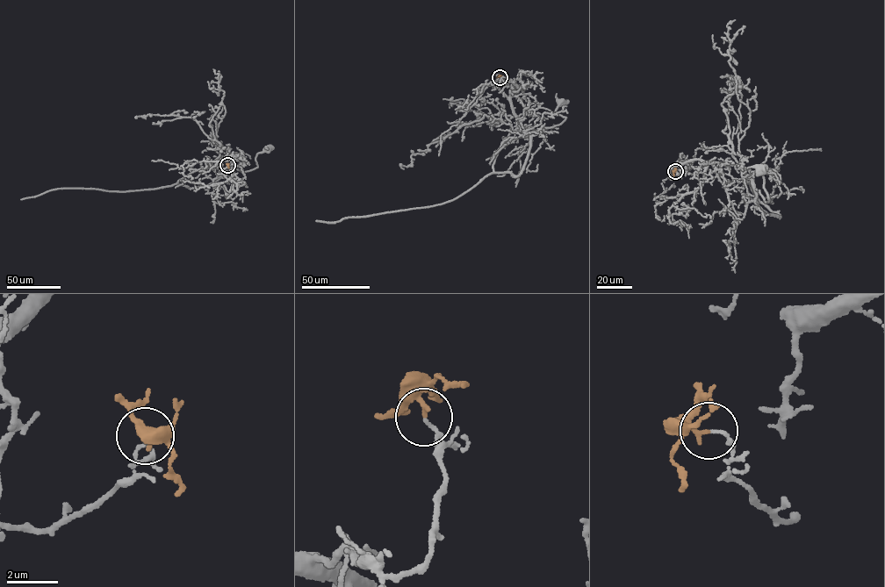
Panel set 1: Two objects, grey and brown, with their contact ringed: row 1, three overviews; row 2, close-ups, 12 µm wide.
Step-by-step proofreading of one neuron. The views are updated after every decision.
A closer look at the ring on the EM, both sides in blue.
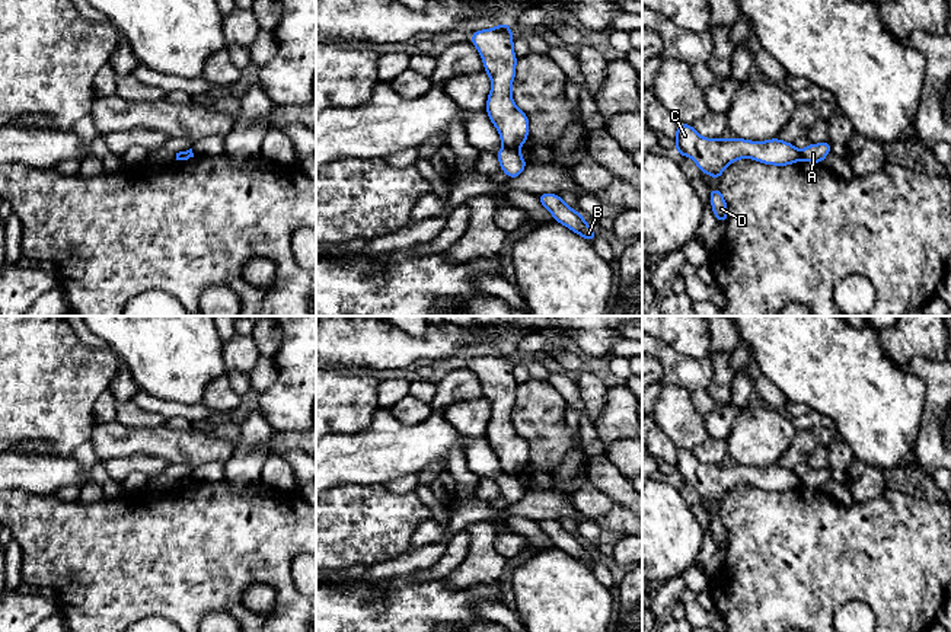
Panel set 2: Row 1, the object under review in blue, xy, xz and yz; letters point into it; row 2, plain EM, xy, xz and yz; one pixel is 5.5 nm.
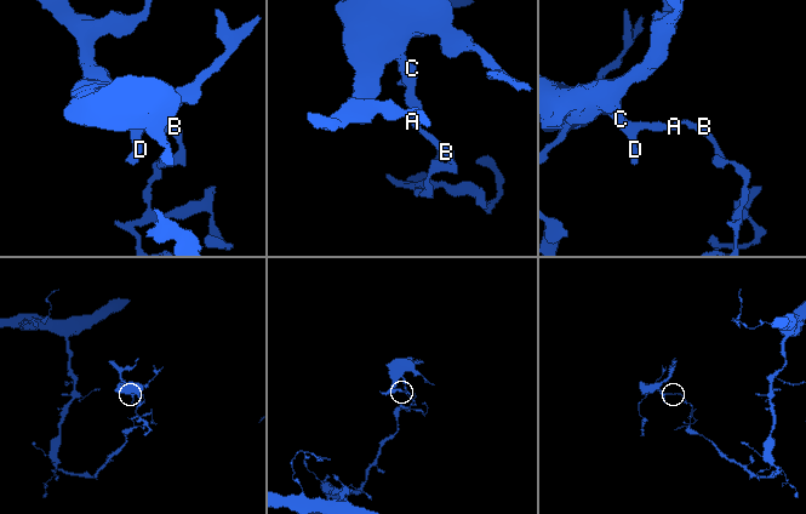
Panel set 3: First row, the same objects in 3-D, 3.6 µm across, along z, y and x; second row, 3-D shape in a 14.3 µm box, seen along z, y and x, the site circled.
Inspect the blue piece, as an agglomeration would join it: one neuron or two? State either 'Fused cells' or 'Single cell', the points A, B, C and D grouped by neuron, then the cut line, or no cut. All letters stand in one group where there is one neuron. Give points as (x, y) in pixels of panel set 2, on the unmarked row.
Fused cells. Groups: A B / C D. Split along xz (504, 472), (517, 475)

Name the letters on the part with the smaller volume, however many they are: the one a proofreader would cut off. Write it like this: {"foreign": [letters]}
{"foreign": ["C", "D"]}

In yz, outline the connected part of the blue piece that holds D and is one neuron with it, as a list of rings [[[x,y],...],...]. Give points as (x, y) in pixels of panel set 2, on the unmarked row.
[[[709,514],[709,524],[711,524],[711,532],[715,540],[715,546],[728,549],[727,529],[722,523],[721,514],[719,516]]]

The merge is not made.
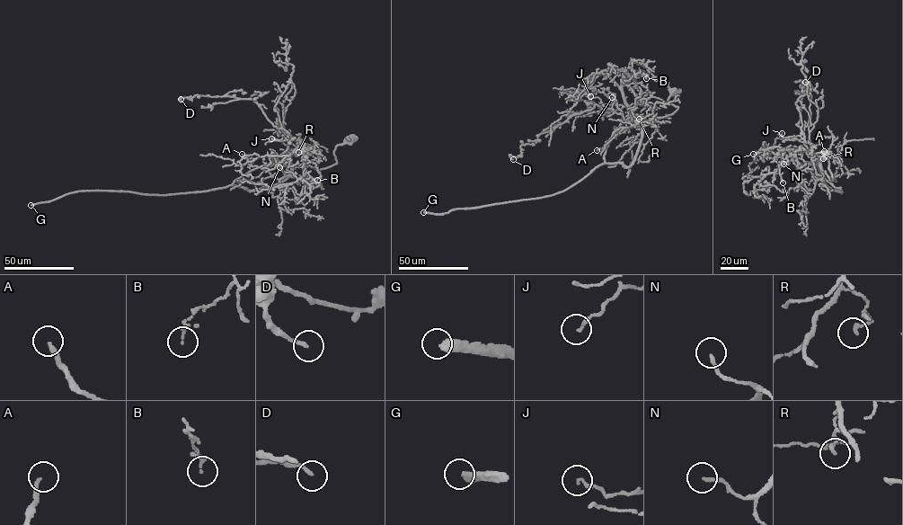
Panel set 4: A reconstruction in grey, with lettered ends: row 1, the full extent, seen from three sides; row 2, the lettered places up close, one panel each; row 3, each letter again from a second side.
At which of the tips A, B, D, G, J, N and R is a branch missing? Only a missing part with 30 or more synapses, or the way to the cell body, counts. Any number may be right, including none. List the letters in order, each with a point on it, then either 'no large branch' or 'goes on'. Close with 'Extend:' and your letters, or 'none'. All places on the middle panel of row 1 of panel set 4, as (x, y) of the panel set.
A: (597, 150) | goes on
B: (646, 78) | no large branch
D: (513, 159) | no large branch
G: (423, 212) | goes on
J: (590, 96) | no large branch
N: (612, 97) | no large branch
R: (639, 119) | no large branch
Extend: A, G

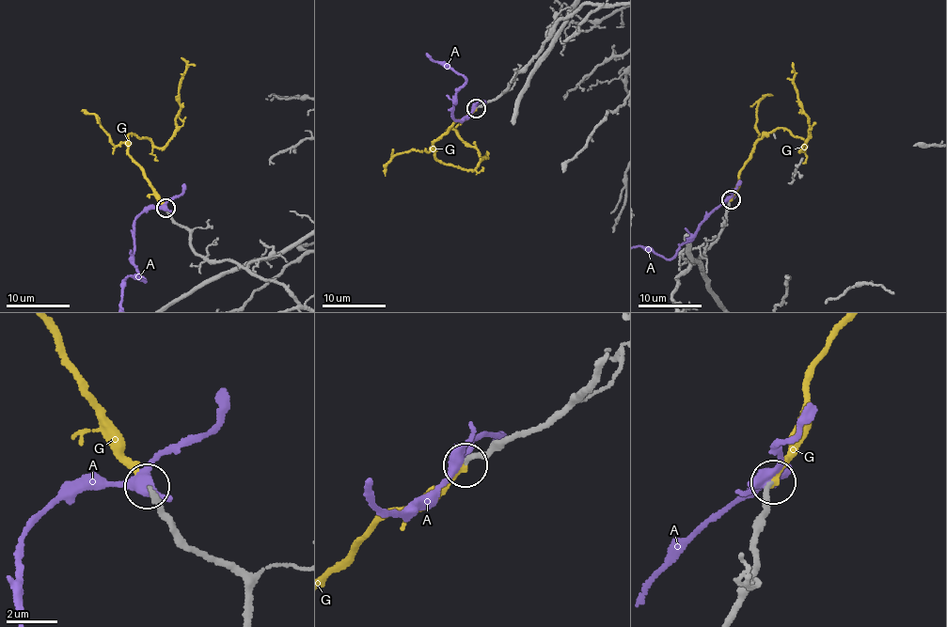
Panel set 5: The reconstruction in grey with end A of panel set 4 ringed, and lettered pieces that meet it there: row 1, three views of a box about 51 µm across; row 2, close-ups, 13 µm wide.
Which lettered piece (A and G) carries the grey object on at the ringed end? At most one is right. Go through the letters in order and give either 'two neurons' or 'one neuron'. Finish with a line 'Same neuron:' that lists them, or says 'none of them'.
A: two neurons
G: one neuron
Same neuron: G

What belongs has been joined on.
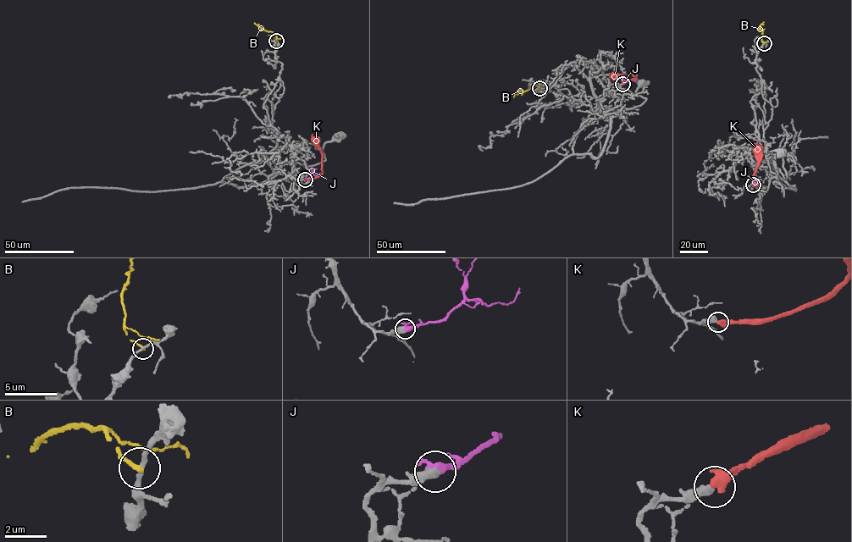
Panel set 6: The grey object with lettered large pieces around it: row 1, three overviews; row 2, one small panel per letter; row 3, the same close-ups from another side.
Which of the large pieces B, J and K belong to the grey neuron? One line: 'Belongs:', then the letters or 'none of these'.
Belongs: J

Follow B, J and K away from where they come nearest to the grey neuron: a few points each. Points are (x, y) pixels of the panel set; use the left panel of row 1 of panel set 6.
B: (276, 41), (277, 35), (254, 23)
J: (305, 179), (319, 173)
K: (305, 179), (318, 177), (323, 171), (321, 151), (313, 141), (312, 135)

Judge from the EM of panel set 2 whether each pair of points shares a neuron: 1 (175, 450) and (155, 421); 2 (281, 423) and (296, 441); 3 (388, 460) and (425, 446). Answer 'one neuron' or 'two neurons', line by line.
1: two neurons
2: two neurons
3: one neuron

